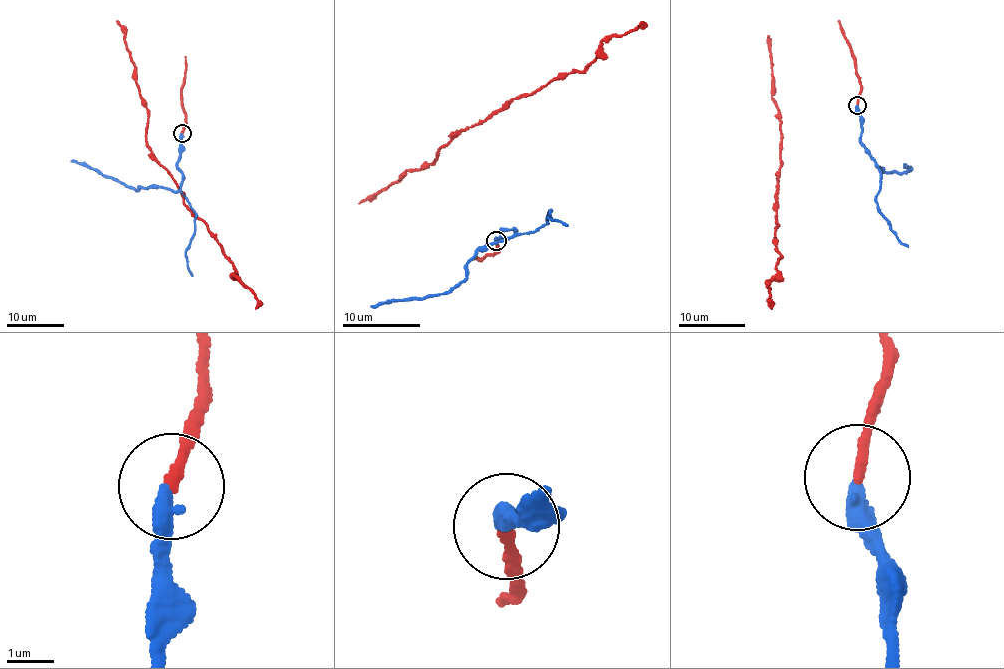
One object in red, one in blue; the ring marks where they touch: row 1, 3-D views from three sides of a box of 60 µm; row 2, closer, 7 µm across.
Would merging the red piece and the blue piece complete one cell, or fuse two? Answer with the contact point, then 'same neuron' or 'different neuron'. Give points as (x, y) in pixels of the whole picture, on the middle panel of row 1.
place (496, 241); different neuron

